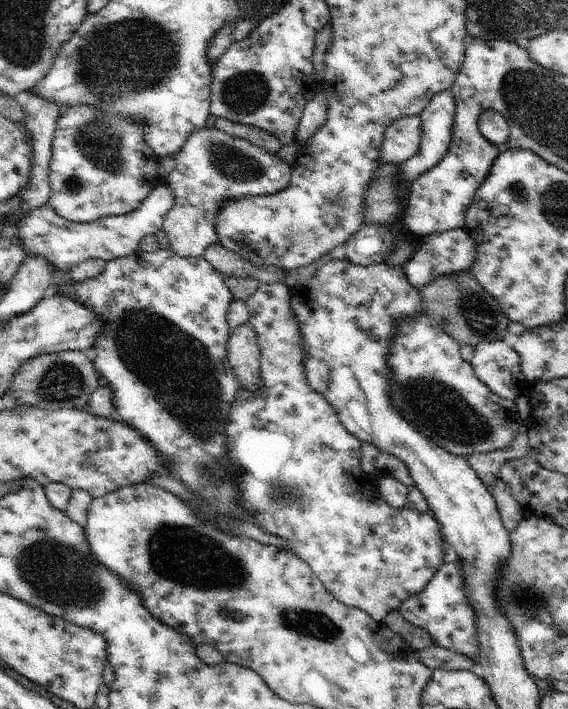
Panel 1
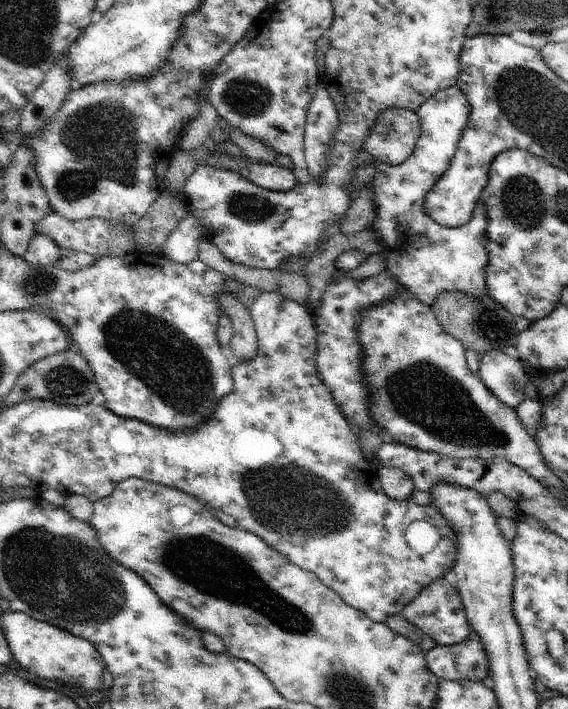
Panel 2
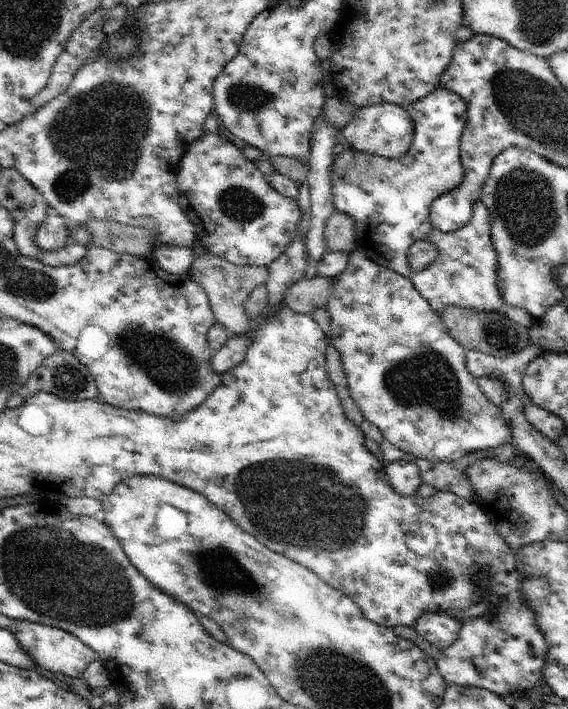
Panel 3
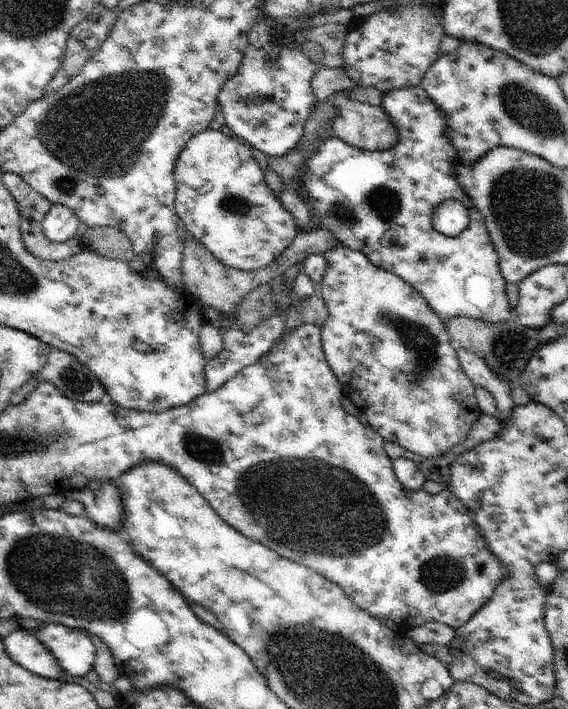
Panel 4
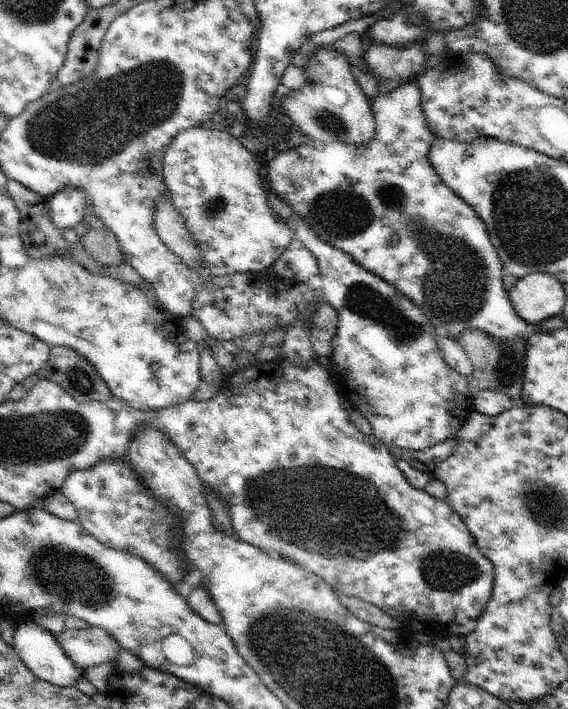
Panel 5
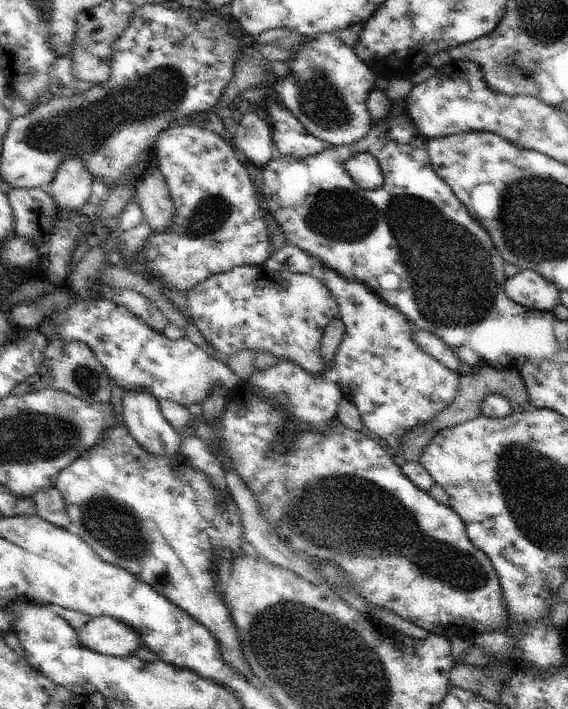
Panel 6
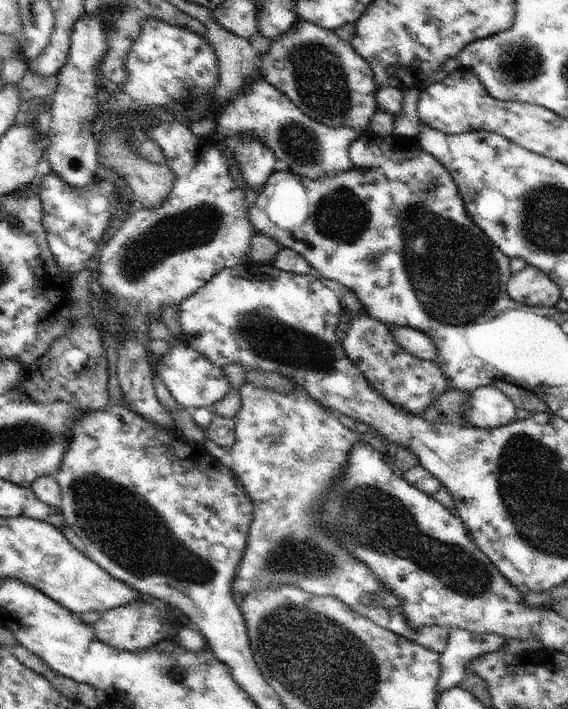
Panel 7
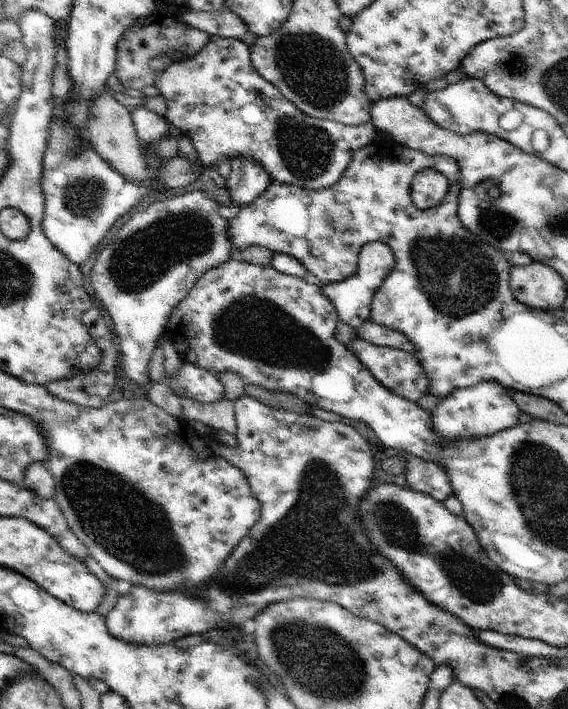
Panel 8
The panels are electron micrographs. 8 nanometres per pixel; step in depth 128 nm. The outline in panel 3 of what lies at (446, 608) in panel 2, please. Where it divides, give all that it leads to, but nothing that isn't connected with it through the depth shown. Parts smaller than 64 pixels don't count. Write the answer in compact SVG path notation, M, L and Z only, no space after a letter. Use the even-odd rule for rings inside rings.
M426 612L416 620L413 629L426 642L443 650L456 642L462 624L463 621L446 616L444 612Z

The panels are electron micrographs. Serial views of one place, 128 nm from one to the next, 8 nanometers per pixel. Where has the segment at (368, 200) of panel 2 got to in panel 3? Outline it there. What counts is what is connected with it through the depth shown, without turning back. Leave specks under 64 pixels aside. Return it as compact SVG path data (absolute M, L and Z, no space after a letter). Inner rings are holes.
M335 212L326 220L324 240L328 252L346 252L350 254L359 249L358 242L354 238L354 220L343 212Z

